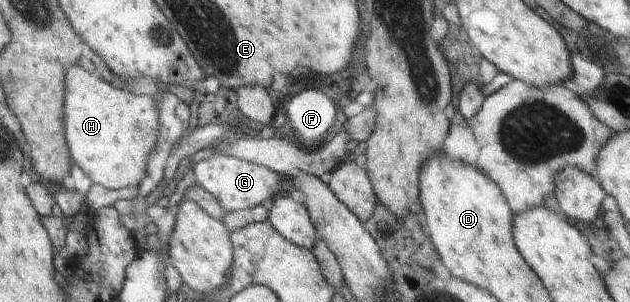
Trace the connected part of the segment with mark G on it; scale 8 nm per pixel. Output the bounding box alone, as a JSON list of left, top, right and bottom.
[193,156,279,212]

